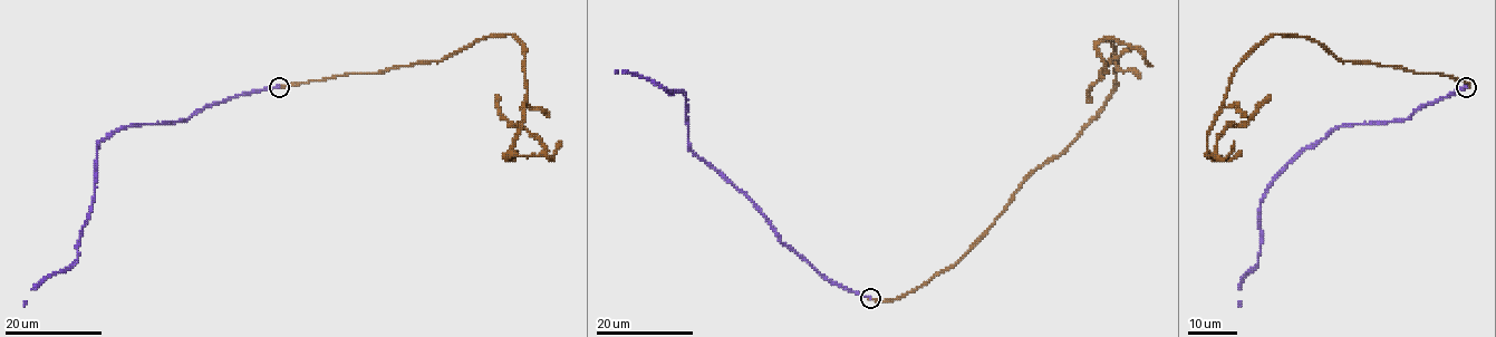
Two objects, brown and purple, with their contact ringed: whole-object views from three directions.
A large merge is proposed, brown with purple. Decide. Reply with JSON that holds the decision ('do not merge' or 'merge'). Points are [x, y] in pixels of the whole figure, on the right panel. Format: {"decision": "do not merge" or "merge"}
{"decision": "do not merge"}

